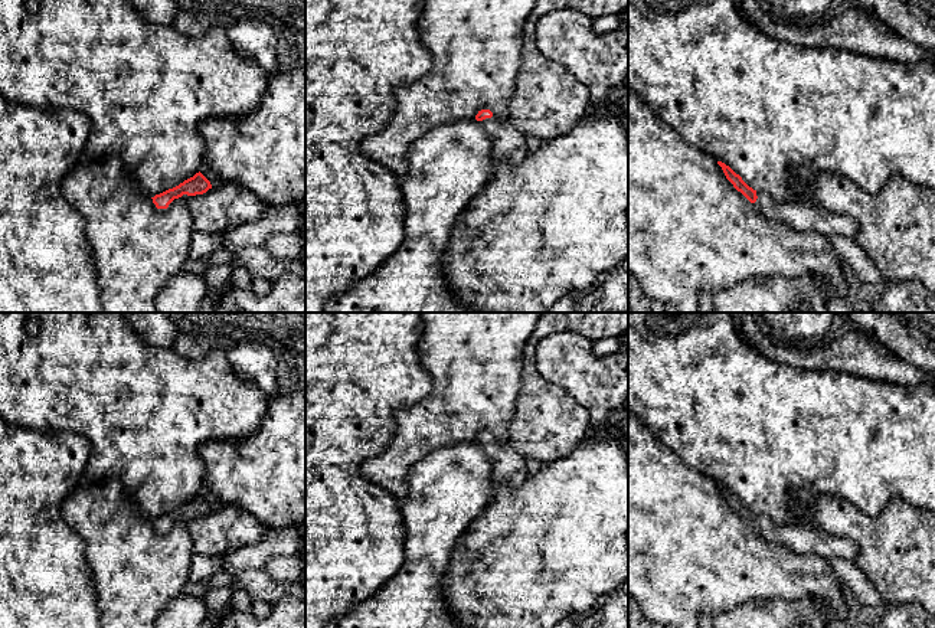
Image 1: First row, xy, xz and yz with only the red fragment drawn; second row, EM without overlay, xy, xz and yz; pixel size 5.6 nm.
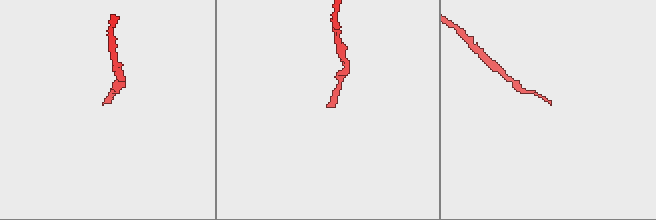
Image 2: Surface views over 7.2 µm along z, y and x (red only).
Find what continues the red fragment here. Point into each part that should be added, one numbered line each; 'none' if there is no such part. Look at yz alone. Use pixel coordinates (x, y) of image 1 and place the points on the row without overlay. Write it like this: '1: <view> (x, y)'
1: yz (801, 539)

